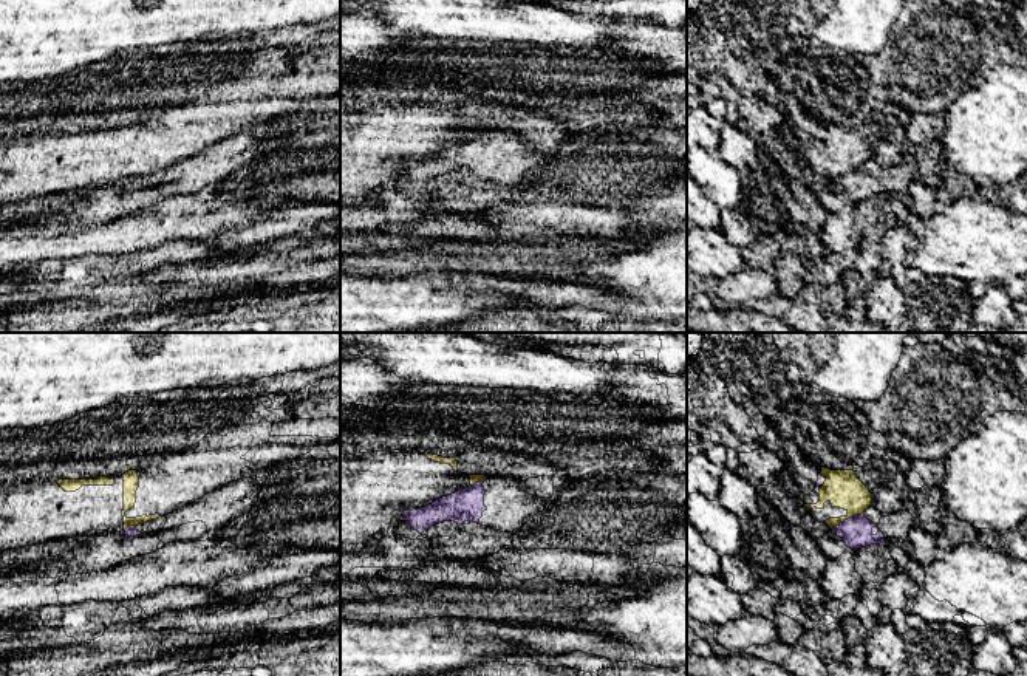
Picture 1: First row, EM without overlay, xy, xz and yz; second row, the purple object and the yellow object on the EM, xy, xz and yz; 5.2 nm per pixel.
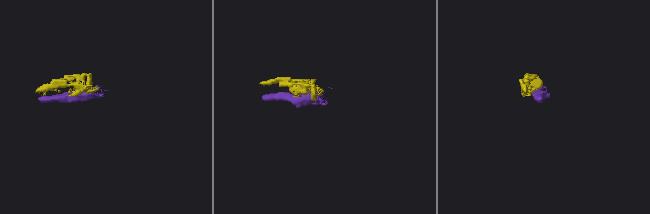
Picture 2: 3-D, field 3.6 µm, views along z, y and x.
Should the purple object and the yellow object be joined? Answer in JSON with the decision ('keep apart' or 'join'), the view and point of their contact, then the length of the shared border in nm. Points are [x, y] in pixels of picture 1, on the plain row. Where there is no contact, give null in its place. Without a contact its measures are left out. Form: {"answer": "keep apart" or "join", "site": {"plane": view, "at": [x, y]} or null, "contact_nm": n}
{"answer": "keep apart", "site": {"plane": "yz", "at": [848, 172]}, "contact_nm": 190}

